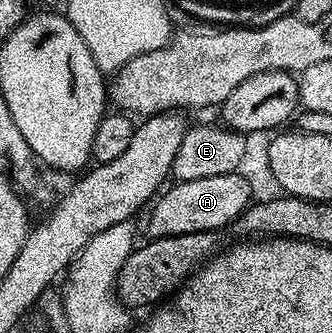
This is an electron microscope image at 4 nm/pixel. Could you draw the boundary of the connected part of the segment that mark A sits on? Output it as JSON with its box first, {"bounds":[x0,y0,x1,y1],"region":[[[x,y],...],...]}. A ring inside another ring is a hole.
{"bounds":[149,171,252,237],"region":[[[235,171],[224,175],[212,175],[208,179],[192,179],[171,184],[153,202],[155,205],[150,213],[149,236],[171,237],[213,229],[225,230],[252,204],[250,185],[241,177],[242,175],[241,172]]]}

